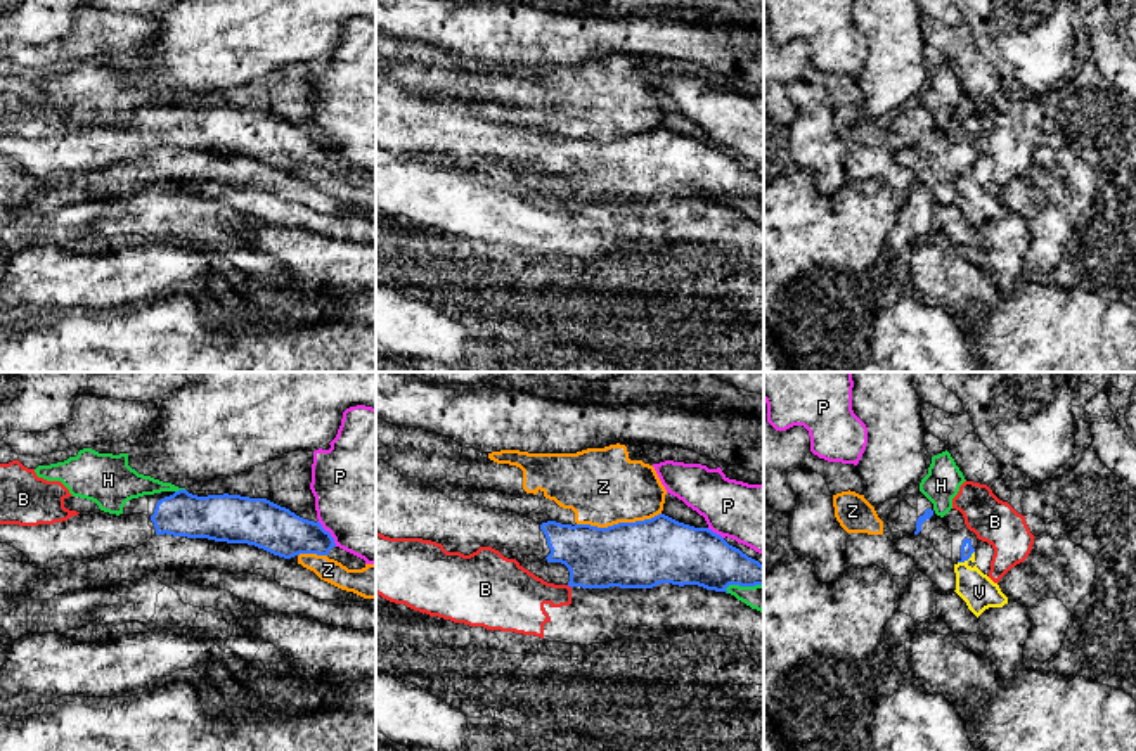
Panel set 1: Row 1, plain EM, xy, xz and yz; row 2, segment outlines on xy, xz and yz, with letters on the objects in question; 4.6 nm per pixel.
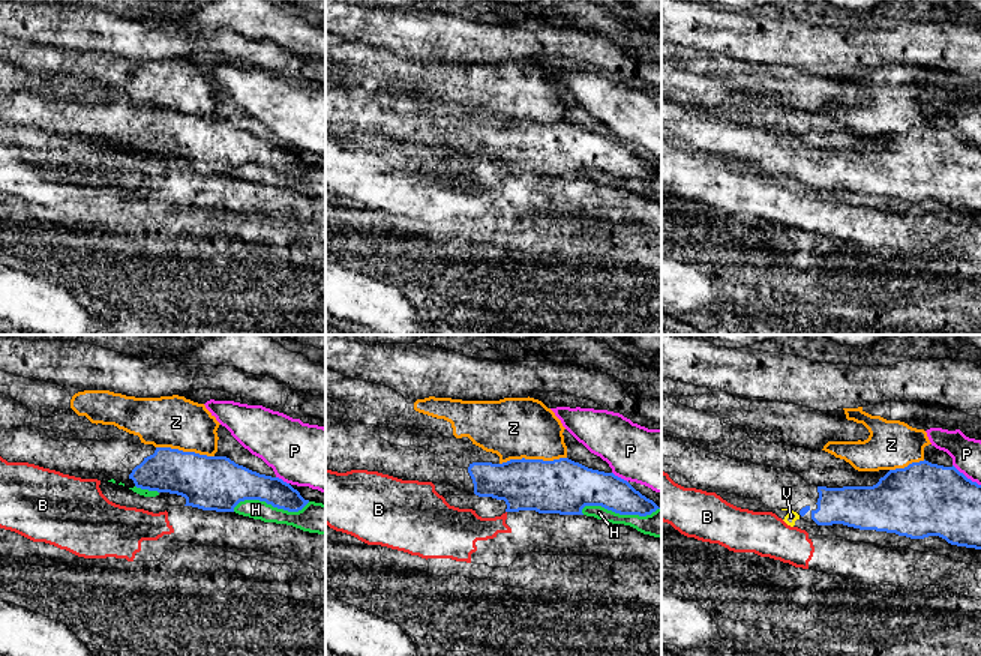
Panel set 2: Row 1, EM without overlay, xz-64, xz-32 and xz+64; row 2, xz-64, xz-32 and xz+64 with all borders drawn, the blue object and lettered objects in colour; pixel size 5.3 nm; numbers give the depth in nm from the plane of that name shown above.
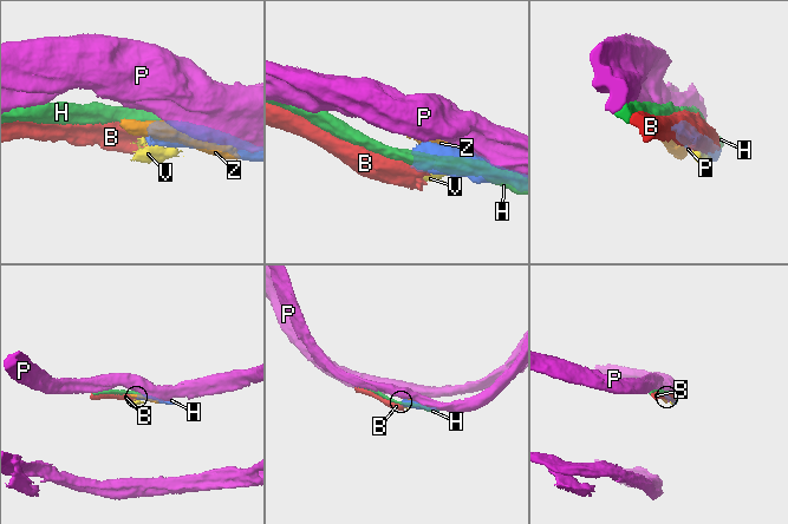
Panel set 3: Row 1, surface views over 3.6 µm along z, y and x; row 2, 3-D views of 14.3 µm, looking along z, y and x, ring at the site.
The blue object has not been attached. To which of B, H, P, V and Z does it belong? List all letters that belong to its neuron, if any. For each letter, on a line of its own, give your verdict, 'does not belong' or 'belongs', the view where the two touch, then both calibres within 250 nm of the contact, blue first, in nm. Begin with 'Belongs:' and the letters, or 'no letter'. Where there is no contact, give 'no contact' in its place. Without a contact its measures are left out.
Belongs: no letter
B: does not belong | xz | 280/240 nm
H: does not belong | xz | 260/130 nm
P: does not belong | xy | 220/500 nm
V: does not belong | yz | 60/160 nm
Z: does not belong | xz | 320/360 nm

